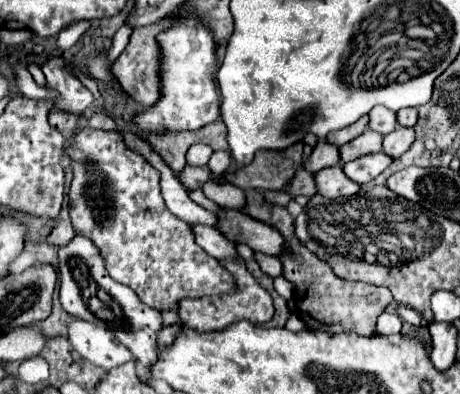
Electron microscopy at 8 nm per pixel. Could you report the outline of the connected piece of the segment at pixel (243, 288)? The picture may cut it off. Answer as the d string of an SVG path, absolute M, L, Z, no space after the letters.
M220 261L234 277L236 277L236 293L234 295L220 295L220 297L202 297L202 299L182 299L180 307L178 307L178 323L162 327L158 333L158 341L156 341L156 349L164 351L168 349L174 341L176 335L184 329L192 329L198 333L212 333L212 331L222 331L228 325L236 323L236 321L250 321L254 325L262 325L268 323L274 315L274 305L272 305L272 297L268 295L268 291L264 291L254 277L248 273L244 263L238 261Z

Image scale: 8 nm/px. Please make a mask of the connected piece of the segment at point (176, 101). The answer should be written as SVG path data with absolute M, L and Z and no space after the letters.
M194 17L178 19L168 31L158 35L162 49L162 99L150 107L146 113L136 117L136 123L142 131L184 131L200 129L220 115L218 93L214 85L214 67L216 67L216 45L206 27L202 27Z

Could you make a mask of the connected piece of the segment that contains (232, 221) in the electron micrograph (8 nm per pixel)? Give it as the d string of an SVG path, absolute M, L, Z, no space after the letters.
M220 209L218 213L218 229L234 243L246 243L258 253L270 255L270 257L280 257L284 249L284 237L276 233L270 225L264 225L262 221L252 221L246 213L240 211L228 211Z

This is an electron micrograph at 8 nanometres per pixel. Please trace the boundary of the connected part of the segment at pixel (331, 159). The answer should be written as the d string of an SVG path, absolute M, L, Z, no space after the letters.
M318 141L312 155L304 159L302 167L304 169L312 169L310 173L316 173L324 167L332 167L332 165L338 165L338 147L328 143L328 141Z

